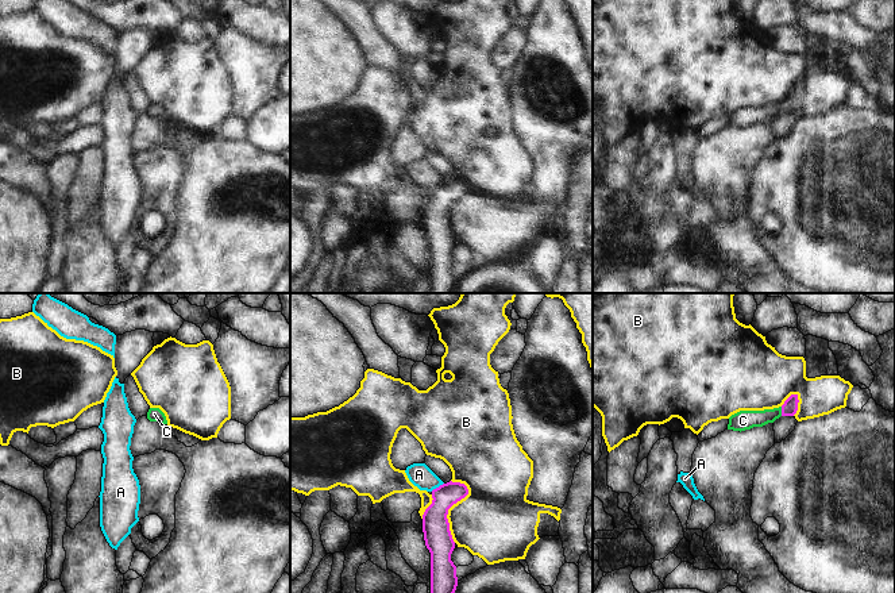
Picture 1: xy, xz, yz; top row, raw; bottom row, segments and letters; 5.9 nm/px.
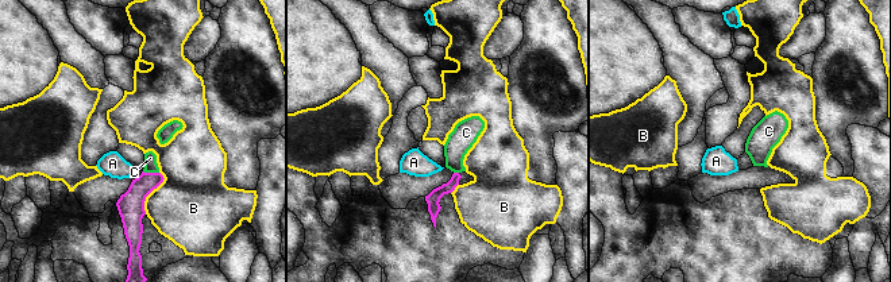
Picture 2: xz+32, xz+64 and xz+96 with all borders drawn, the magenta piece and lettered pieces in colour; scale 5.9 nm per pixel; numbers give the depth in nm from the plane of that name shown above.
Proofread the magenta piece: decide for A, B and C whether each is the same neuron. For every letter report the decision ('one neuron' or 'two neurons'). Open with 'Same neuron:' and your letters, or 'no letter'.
Same neuron: C
A: two neurons
B: two neurons
C: one neuron

